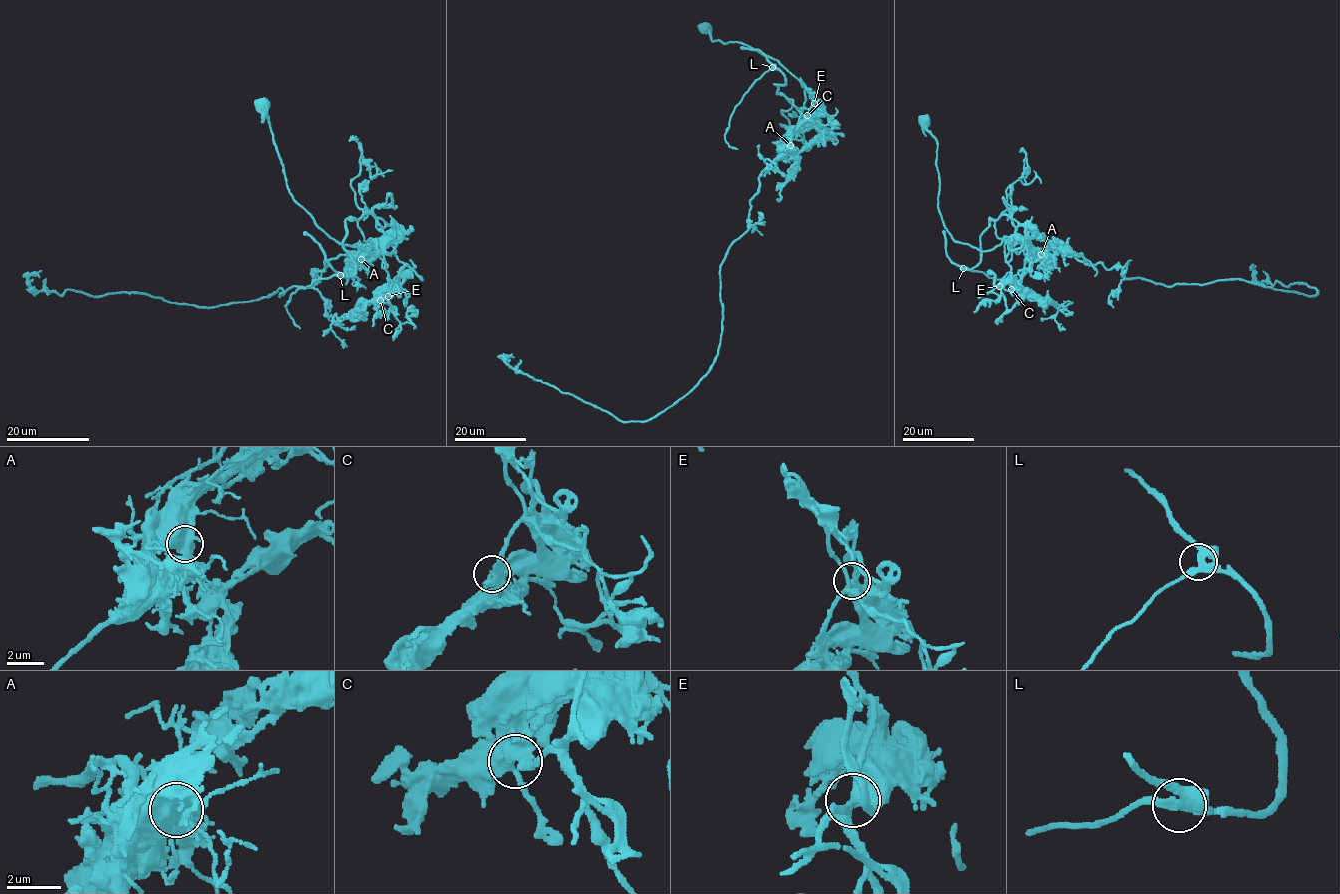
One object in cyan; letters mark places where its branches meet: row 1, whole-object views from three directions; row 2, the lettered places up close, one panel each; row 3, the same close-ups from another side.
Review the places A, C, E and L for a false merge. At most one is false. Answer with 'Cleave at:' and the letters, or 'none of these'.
Cleave at: A

